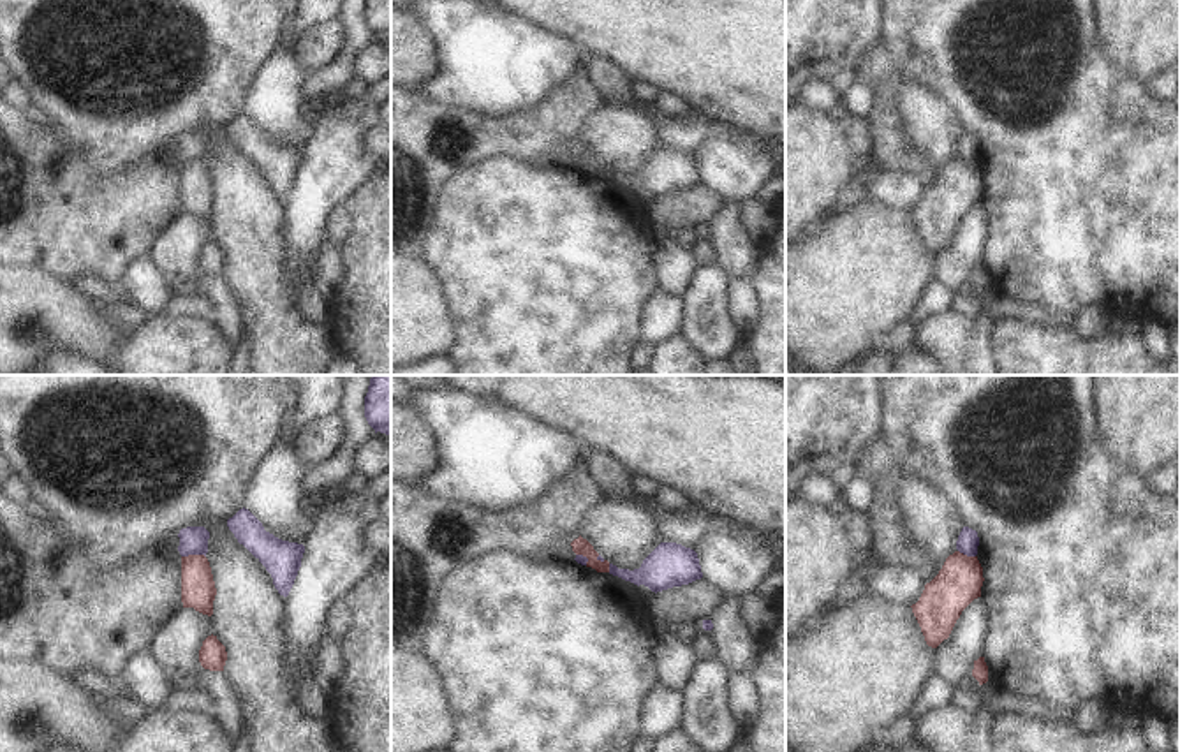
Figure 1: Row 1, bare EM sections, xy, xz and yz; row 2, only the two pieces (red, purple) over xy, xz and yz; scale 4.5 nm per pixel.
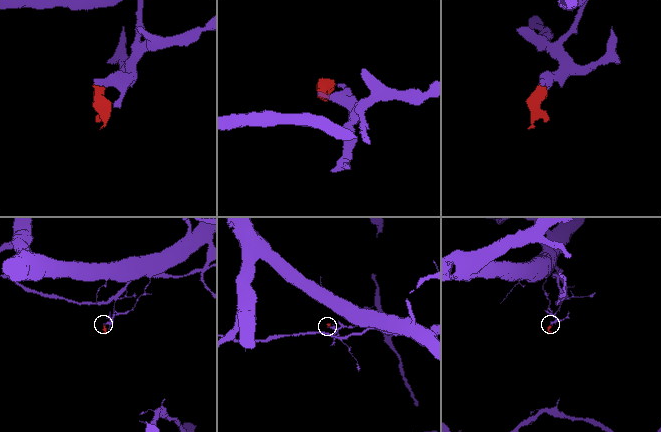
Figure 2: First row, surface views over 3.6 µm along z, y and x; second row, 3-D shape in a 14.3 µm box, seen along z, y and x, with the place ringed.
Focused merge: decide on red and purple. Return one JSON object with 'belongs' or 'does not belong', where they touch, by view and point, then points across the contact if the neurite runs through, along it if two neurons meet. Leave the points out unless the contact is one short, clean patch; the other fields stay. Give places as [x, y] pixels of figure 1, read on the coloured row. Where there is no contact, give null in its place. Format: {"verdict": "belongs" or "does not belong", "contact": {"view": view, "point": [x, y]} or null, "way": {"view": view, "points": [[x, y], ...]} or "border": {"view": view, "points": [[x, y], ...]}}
{"verdict": "does not belong", "contact": {"view": "xy", "point": [192, 555]}, "border": {"view": "xy", "points": [[205, 555], [182, 557]]}}

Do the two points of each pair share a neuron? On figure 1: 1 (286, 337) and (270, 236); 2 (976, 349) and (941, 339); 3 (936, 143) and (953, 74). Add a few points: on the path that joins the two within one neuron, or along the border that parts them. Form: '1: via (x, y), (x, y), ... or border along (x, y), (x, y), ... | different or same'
1: via (272, 312), (270, 261) | same
2: via (967, 349), (950, 339) | same
3: border along (911, 76), (934, 88), (950, 104), (966, 131) | different

